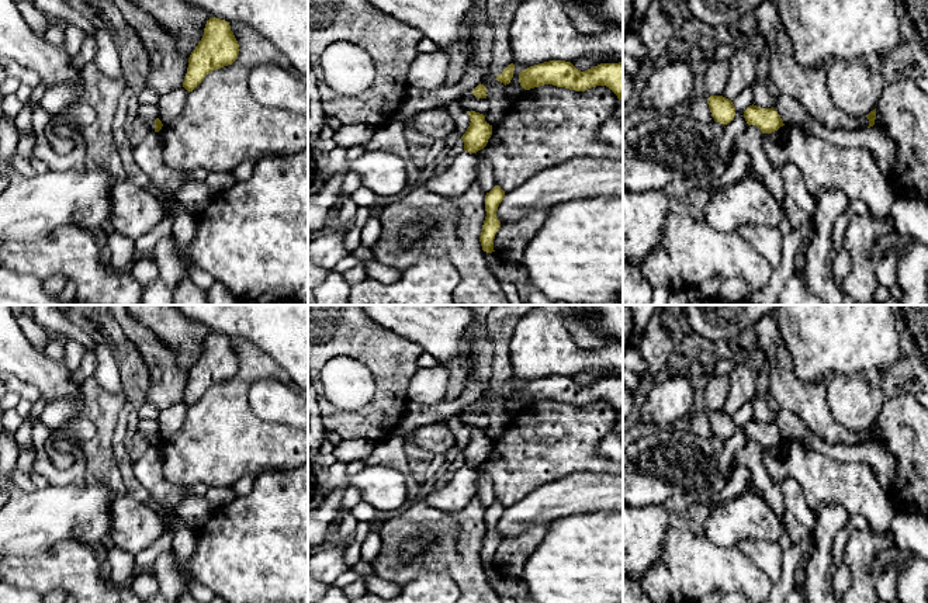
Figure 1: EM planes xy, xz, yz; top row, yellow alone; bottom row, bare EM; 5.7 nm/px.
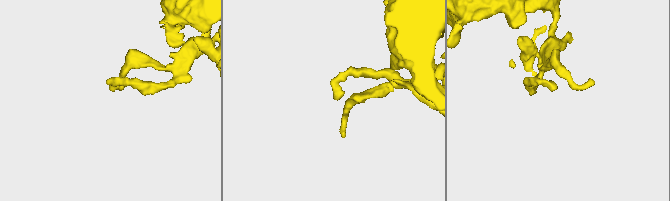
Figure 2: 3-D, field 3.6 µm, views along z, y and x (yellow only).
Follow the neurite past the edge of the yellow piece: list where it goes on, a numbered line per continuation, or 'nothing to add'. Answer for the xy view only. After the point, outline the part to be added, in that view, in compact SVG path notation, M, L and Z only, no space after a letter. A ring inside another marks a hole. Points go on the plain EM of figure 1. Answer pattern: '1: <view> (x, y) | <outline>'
nothing to add

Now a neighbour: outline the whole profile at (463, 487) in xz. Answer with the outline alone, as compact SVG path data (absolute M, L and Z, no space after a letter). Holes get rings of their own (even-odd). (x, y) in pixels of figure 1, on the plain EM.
M461 467L442 489L430 489L423 502L446 513L461 512L478 492L478 474L475 468Z

